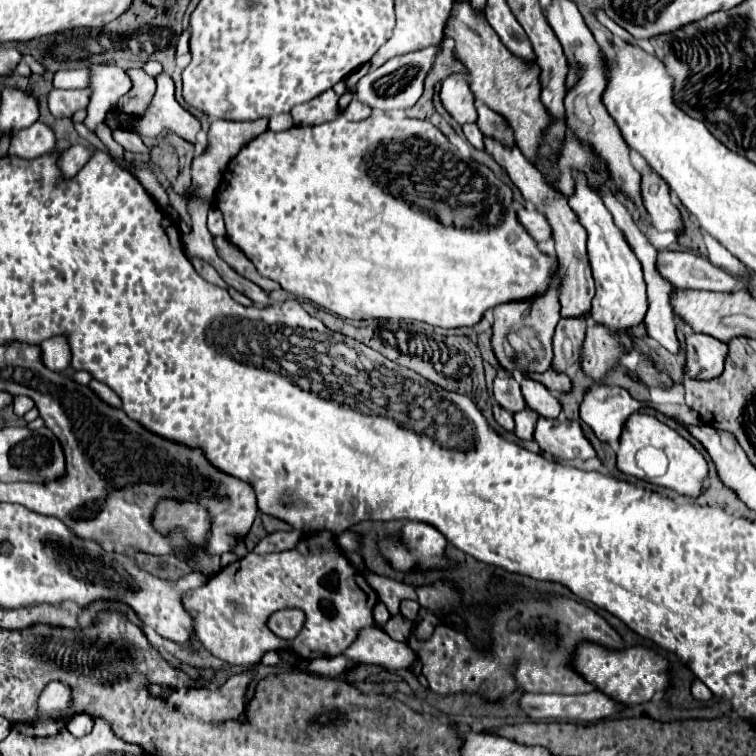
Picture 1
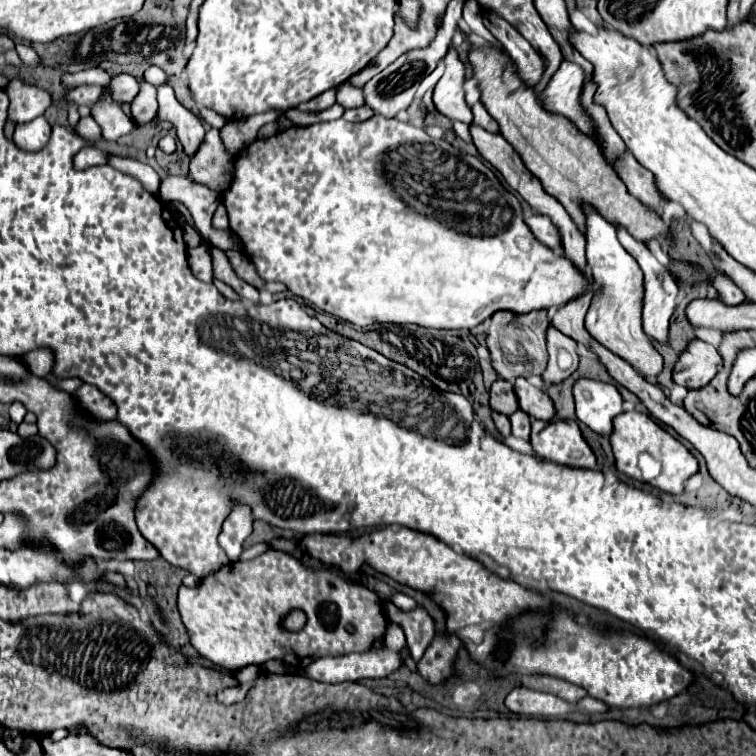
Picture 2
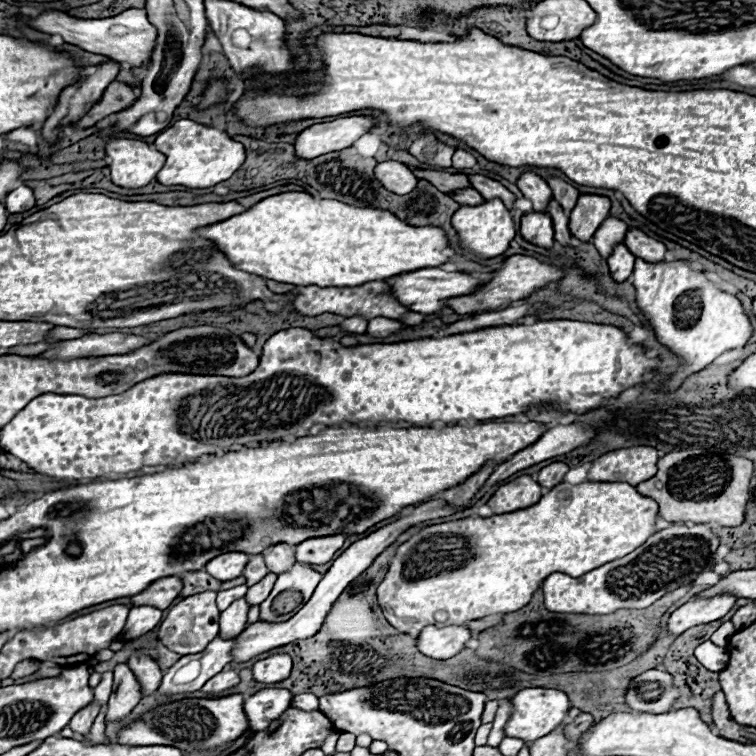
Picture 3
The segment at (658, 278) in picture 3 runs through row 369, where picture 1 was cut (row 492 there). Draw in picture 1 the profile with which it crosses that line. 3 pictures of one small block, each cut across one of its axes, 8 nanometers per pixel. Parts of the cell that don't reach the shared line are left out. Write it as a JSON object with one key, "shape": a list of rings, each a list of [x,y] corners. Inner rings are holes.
{"shape":[[[636,412],[628,418],[628,426],[624,426],[624,434],[620,436],[620,446],[616,452],[618,454],[618,470],[624,474],[630,474],[630,476],[640,476],[642,470],[634,466],[634,452],[642,450],[644,446],[656,446],[656,448],[664,450],[664,454],[668,456],[668,462],[670,462],[668,472],[660,478],[654,478],[654,484],[672,488],[678,494],[686,494],[692,498],[698,498],[704,492],[704,482],[708,478],[708,462],[704,460],[704,456],[686,438],[682,438],[674,428],[666,426],[656,416],[650,416],[650,414]]]}

